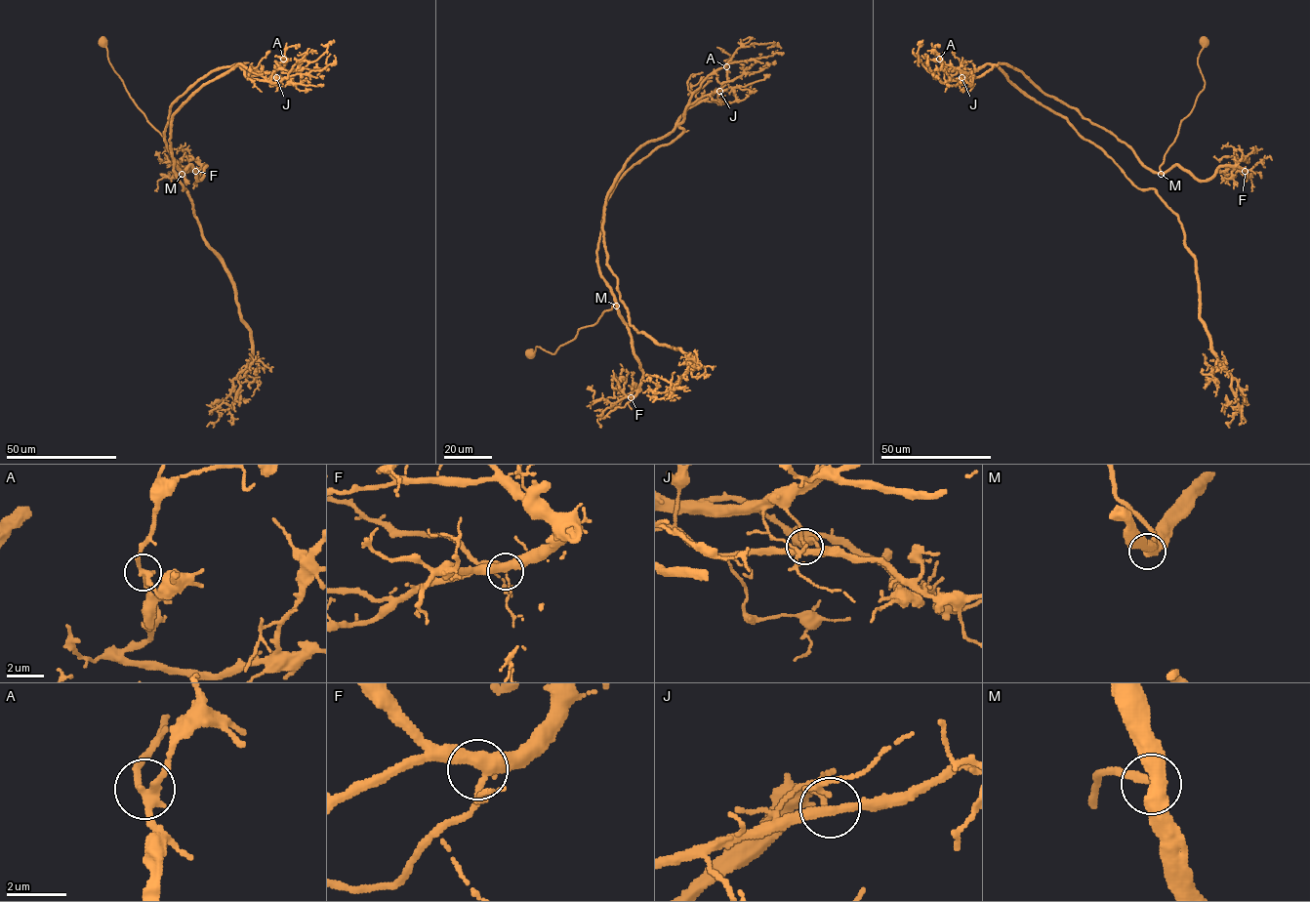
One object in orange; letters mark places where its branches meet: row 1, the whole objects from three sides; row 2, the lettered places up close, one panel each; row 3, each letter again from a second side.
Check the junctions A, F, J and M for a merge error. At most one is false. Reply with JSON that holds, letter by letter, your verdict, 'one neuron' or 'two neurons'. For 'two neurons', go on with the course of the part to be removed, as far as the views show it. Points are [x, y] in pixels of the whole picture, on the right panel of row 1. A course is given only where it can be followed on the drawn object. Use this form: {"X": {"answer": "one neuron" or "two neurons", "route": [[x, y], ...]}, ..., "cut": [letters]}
{"A": {"answer": "one neuron"}, "F": {"answer": "one neuron"}, "J": {"answer": "two neurons", "route": [[962, 77], [999, 64], [1014, 67], [1160, 173], [1204, 88], [1198, 58], [1205, 37]]}, "M": {"answer": "one neuron"}, "cut": ["J"]}

